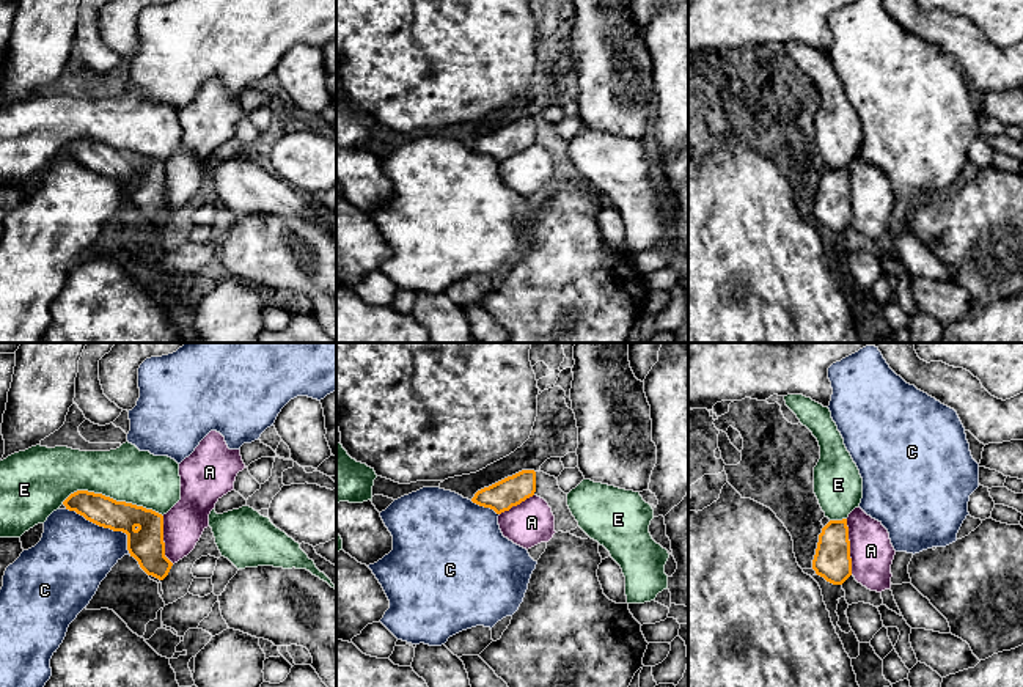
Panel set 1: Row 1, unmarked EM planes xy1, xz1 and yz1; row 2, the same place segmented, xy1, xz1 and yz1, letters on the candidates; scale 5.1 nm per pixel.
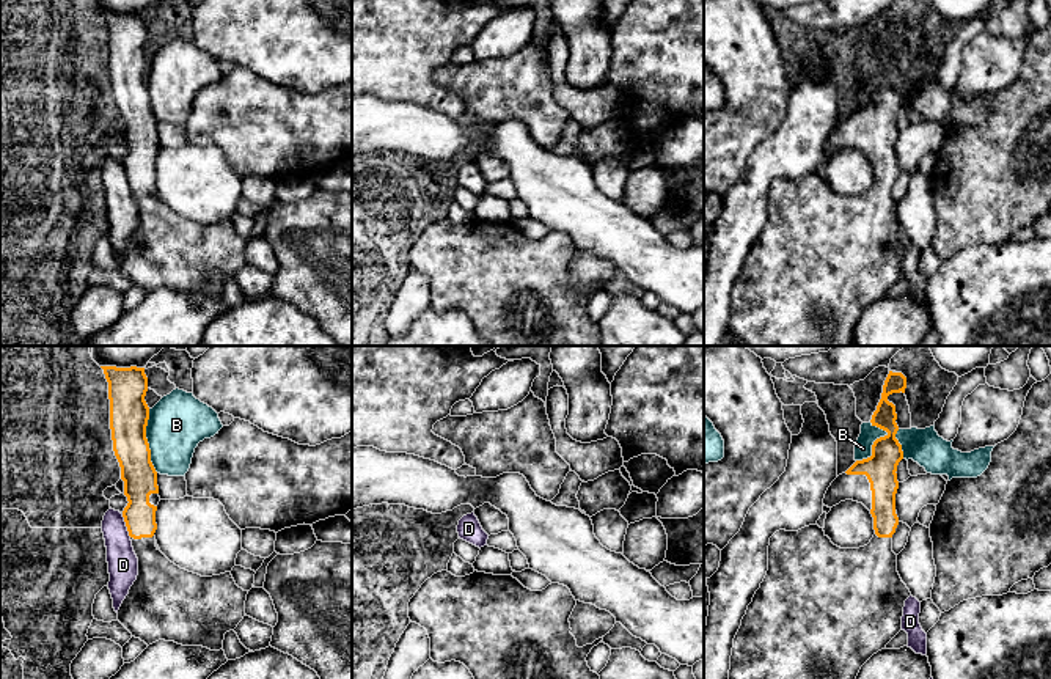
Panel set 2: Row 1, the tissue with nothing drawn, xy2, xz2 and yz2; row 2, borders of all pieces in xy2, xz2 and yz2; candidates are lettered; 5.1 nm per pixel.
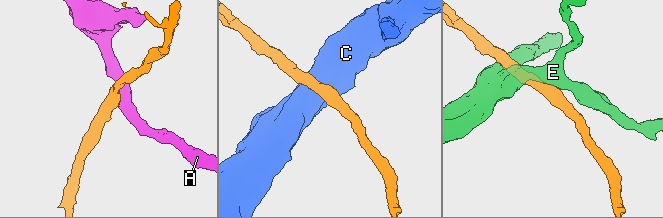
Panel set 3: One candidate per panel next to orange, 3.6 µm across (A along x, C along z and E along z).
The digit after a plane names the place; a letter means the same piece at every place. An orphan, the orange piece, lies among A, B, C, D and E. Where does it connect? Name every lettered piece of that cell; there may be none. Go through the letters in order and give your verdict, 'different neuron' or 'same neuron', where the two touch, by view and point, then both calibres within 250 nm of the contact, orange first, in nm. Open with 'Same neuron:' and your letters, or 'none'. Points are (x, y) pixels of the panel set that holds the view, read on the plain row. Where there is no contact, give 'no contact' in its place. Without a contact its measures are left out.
Same neuron: none
A: different neuron | yz1 (849, 195) | 190/220 nm
B: different neuron | xy2 (146, 88) | 200/300 nm
C: different neuron | xy1 (106, 175) | 180/380 nm
D: different neuron | xy2 (126, 173) | 180/160 nm
E: different neuron | xy1 (112, 146) | 160/280 nm

